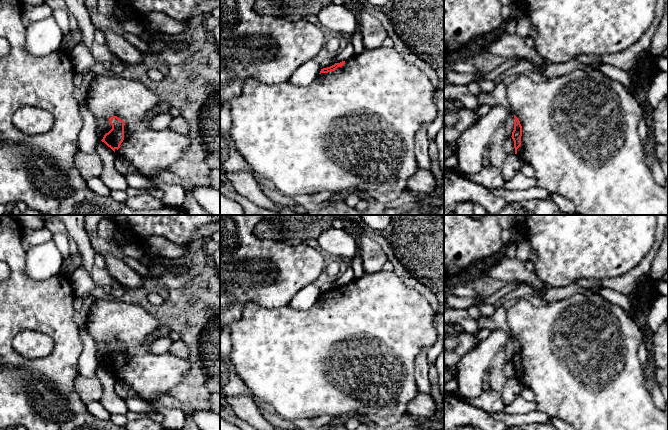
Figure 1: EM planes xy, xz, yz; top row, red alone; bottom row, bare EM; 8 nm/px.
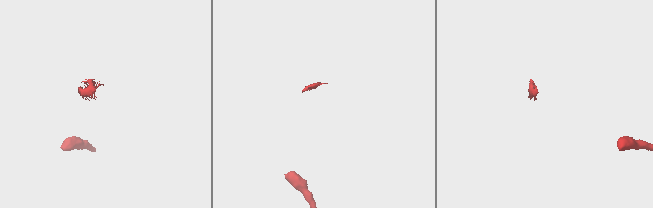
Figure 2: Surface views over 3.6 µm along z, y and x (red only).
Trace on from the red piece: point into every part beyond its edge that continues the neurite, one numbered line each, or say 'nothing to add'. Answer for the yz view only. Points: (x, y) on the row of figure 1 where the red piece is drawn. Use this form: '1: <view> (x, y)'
1: yz (580, 133)

